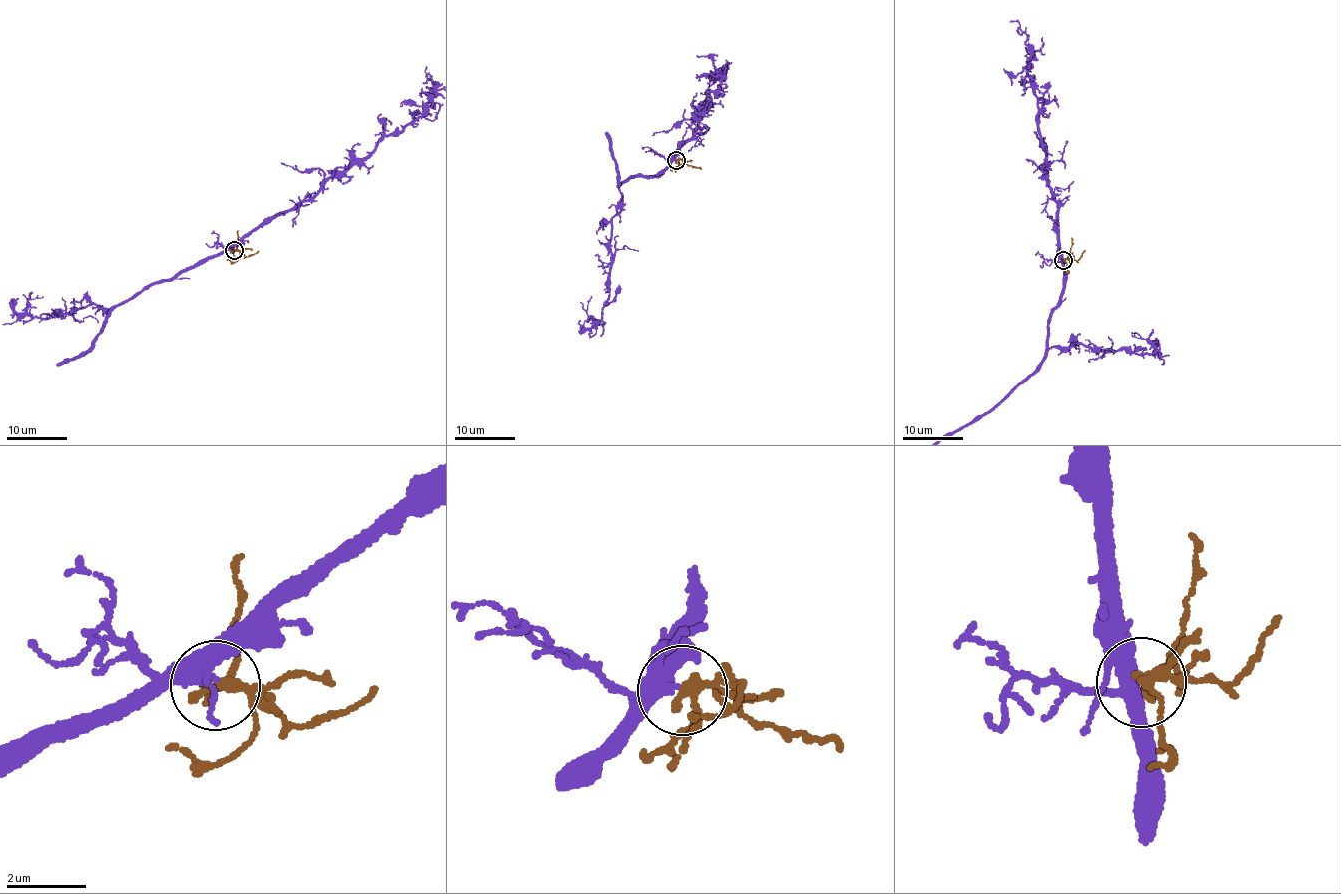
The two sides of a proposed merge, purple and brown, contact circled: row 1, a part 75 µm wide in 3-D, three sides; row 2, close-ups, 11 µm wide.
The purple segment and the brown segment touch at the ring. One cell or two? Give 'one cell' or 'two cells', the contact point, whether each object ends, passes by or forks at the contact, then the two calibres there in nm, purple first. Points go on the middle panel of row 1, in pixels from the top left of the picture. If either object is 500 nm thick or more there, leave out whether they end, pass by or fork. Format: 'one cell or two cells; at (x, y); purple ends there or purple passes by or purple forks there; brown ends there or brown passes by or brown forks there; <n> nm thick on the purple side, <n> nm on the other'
one cell; at (676, 160); purple forks there; brown forks there; 280 nm thick on the purple side, 160 nm on the other

